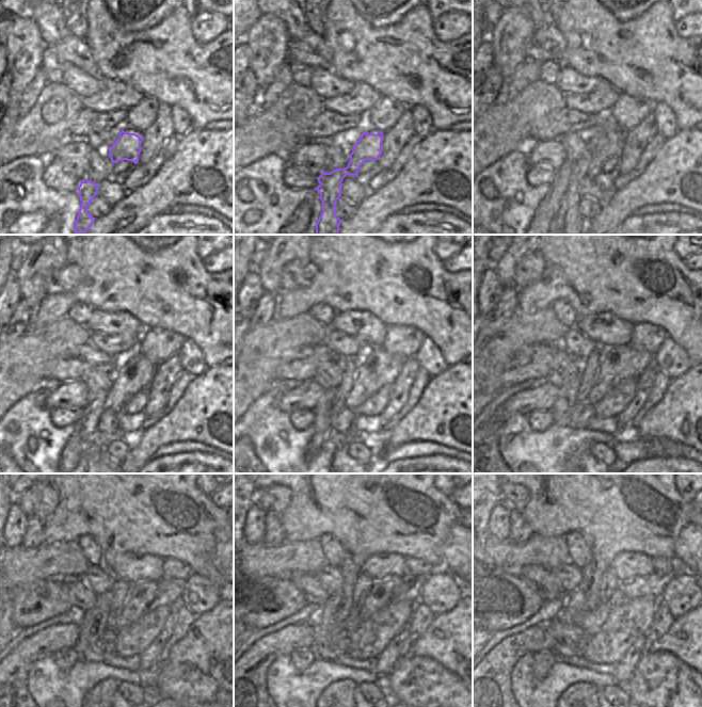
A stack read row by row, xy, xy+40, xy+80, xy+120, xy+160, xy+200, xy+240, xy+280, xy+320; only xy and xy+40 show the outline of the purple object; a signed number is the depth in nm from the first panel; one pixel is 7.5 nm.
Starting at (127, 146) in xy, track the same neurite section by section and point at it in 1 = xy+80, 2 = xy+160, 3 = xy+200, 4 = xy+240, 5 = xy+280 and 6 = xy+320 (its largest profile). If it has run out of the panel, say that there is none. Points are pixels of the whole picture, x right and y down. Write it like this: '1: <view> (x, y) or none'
1: xy+80 (610, 139)
2: xy+160 (377, 368)
3: xy+200 (618, 364)
4: xy+240 (144, 597)
5: xy+280 (384, 593)
6: xy+320 (654, 584)

